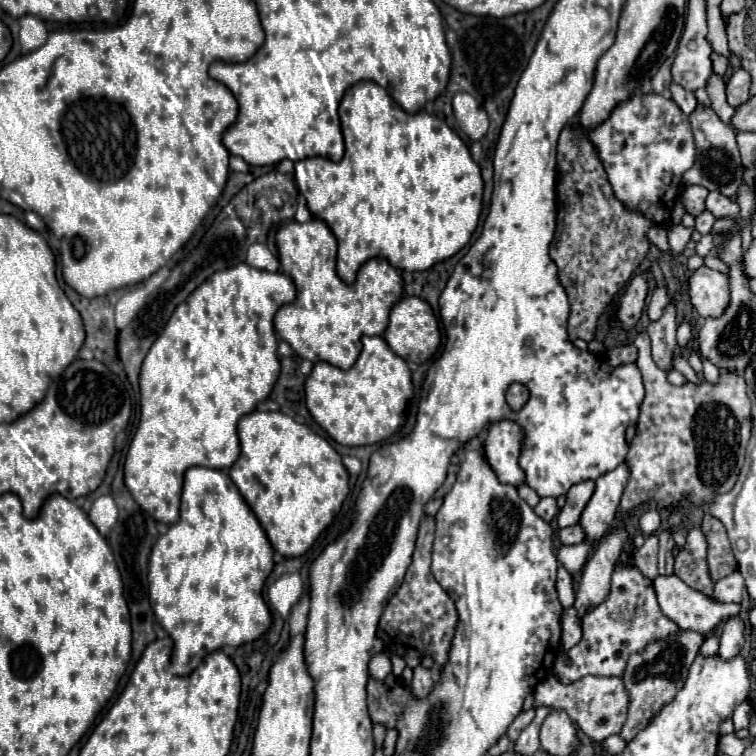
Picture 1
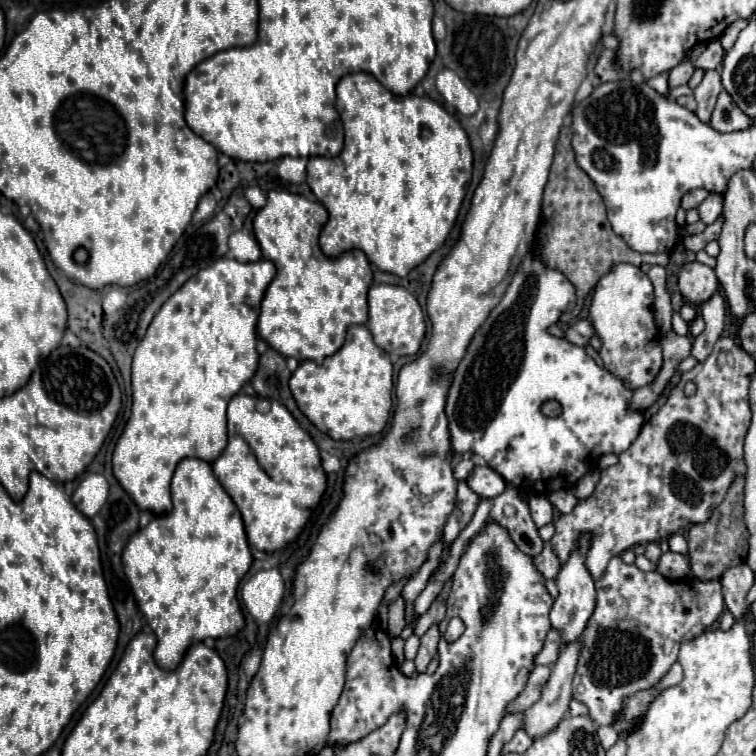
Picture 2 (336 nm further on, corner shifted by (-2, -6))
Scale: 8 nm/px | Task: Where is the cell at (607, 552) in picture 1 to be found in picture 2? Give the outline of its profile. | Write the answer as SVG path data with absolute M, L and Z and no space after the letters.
M578 640L568 644L556 664L552 664L552 674L542 688L540 700L524 712L524 732L530 738L546 736L550 728L558 726L558 720L568 712L572 700L572 676L578 664Z

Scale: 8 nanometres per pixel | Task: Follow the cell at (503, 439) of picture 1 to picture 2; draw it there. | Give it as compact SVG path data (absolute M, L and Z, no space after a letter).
M476 466L466 482L480 498L496 498L506 488L506 480L488 466Z

